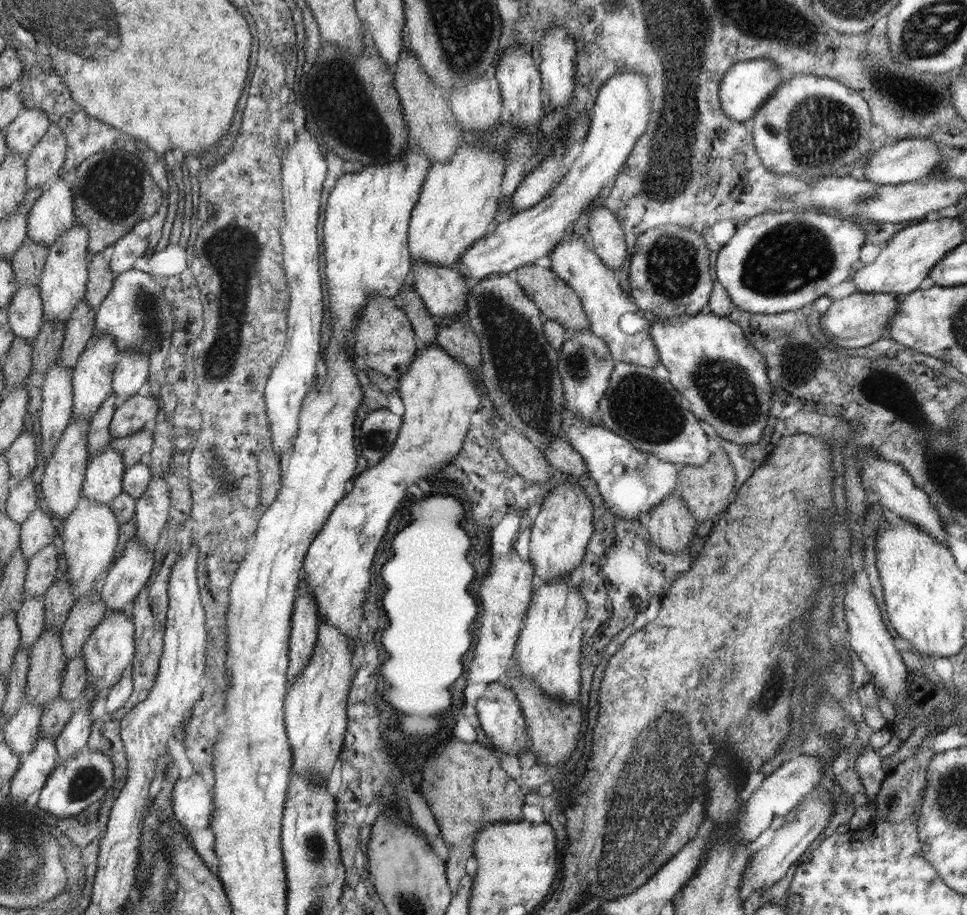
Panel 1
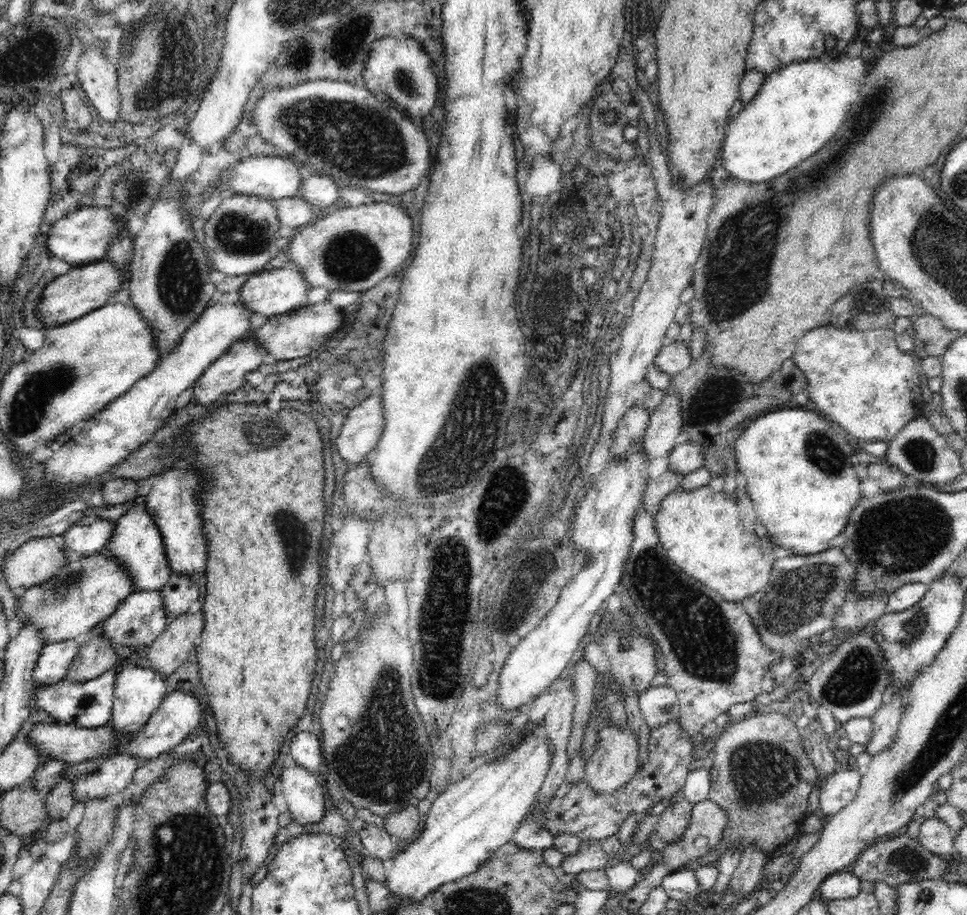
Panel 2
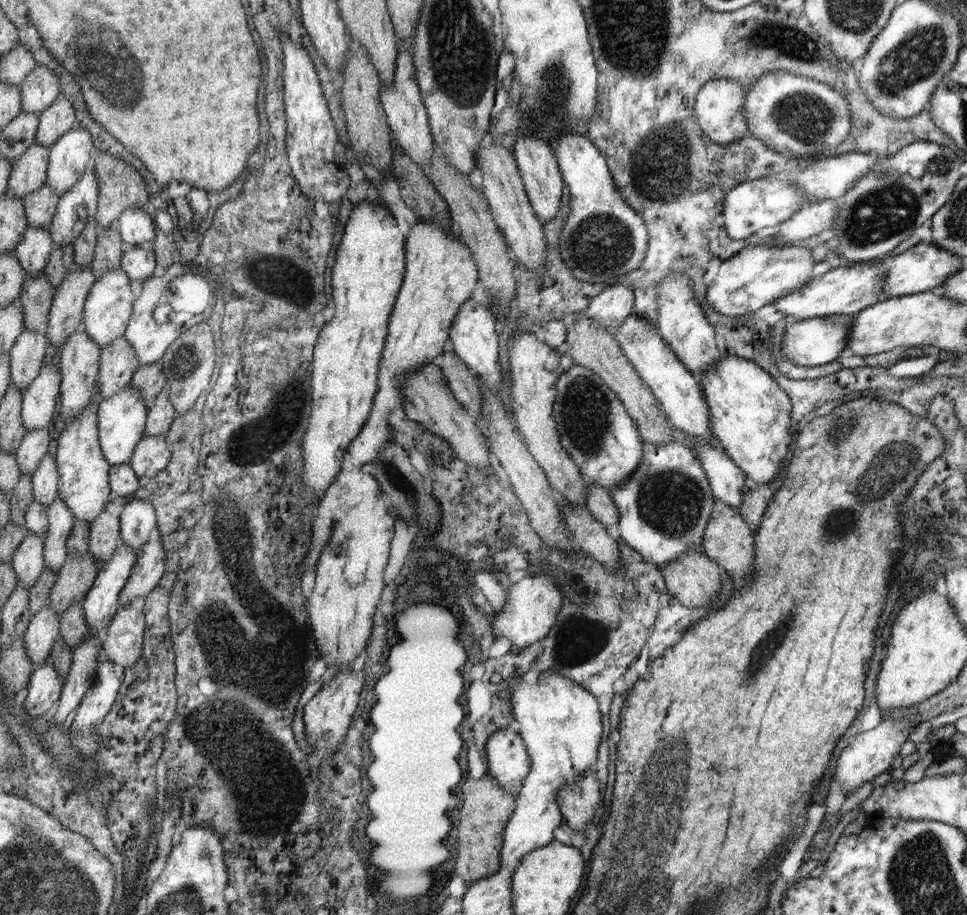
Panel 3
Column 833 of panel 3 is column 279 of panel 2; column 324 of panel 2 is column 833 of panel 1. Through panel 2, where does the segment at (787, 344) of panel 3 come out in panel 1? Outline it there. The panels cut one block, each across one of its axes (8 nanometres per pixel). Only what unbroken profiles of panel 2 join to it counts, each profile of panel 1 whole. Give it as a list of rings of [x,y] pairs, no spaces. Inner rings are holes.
[[[855,293],[834,301],[822,315],[820,326],[826,338],[838,342],[838,346],[846,348],[862,348],[878,338],[884,338],[889,328],[890,319],[897,313],[901,296],[892,293]]]

